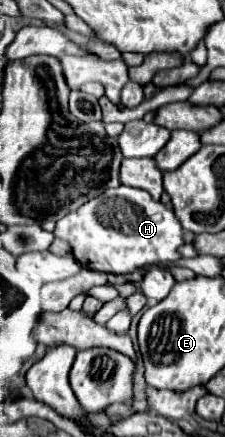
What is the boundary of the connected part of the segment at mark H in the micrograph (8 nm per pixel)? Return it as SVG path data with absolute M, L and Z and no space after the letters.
M123 184L61 218L53 234L71 244L73 256L83 268L109 274L129 274L143 266L177 262L181 258L179 246L185 244L183 226L171 206L153 200L147 190Z

